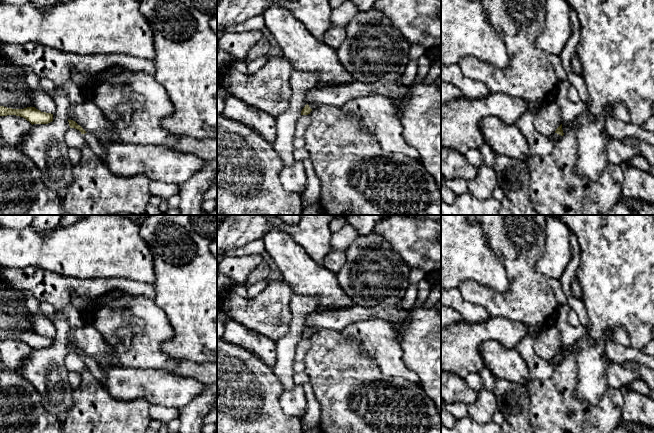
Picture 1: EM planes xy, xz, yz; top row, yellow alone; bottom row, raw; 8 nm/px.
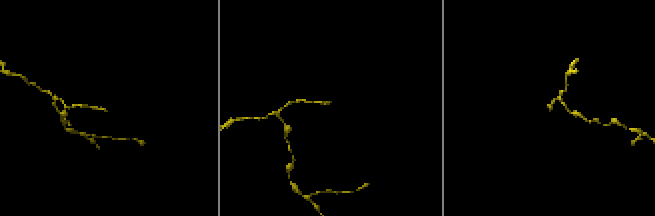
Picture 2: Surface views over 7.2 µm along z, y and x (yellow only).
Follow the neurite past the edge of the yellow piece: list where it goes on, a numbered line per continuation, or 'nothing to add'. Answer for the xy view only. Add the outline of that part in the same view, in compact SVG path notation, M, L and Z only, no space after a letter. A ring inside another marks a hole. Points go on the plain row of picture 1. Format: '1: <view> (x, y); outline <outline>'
1: xy (160, 387); outline M85 357L83 361L103 389L120 401L145 399L150 405L178 409L189 404L205 388L193 378L166 370L122 366L104 370L91 357Z

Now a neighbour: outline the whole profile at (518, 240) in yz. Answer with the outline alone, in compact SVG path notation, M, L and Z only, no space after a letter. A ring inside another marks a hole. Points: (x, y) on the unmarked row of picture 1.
M467 215L471 223L478 223L486 234L487 243L491 250L501 259L510 280L510 289L506 293L499 293L490 288L478 285L473 281L462 282L458 289L465 300L484 307L490 317L504 317L511 321L522 323L527 327L532 338L536 338L545 328L545 324L552 322L556 315L559 303L553 290L549 286L548 278L538 273L535 265L544 253L546 240L545 215Z

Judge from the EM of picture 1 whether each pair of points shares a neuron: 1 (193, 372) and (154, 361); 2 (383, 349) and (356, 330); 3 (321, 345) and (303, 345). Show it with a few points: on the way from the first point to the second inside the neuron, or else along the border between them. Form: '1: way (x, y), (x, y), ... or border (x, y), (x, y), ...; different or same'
1: border (177, 360), (177, 364), (170, 371); different
2: way (376, 342), (363, 331); same
3: border (309, 338), (310, 348), (305, 356), (303, 367); different

